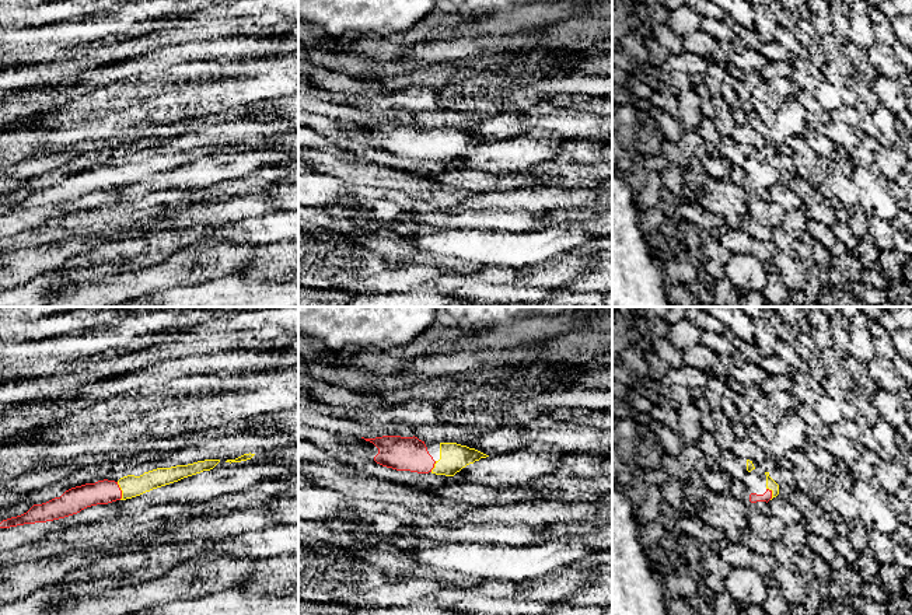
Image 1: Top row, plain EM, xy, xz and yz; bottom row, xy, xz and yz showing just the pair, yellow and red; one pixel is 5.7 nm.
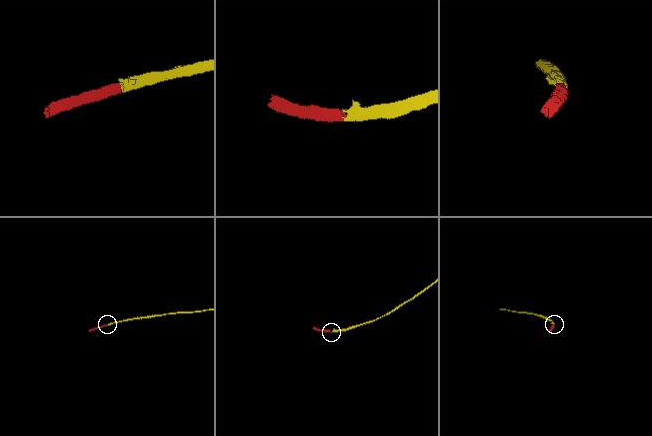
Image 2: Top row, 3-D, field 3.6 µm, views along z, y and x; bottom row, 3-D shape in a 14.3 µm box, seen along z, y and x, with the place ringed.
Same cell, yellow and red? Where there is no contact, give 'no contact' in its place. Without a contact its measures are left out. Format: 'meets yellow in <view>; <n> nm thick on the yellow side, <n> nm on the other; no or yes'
meets yellow in xy; 120 nm thick on the yellow side, 140 nm on the other; yes

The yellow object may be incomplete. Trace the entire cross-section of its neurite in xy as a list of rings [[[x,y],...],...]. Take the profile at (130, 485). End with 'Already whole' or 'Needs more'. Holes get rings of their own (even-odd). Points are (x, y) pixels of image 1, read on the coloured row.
[[[205,459],[188,465],[157,468],[140,476],[127,475],[118,482],[104,479],[95,483],[76,486],[66,490],[60,497],[55,497],[42,504],[34,504],[21,516],[3,520],[0,528],[53,521],[77,514],[91,506],[132,499],[184,478],[210,471],[219,462],[220,459]]]. Needs more

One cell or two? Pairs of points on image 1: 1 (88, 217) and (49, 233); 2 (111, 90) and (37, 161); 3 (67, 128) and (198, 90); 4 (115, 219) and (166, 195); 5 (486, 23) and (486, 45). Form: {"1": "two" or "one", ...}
{"1": "one", "2": "two", "3": "one", "4": "one", "5": "two"}

